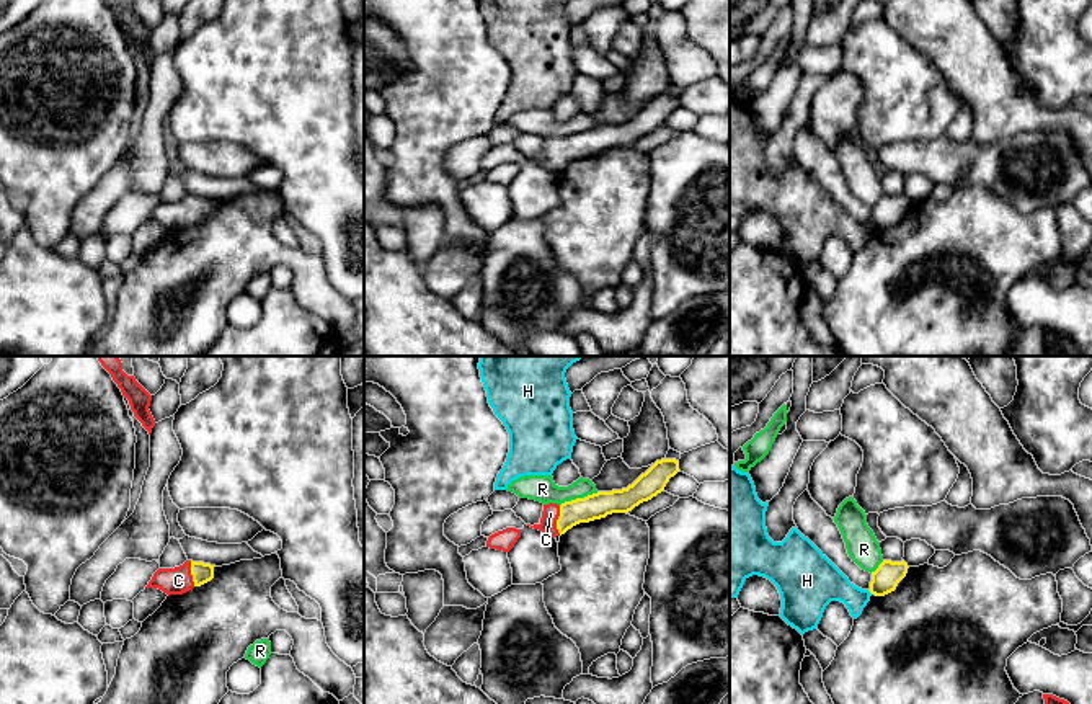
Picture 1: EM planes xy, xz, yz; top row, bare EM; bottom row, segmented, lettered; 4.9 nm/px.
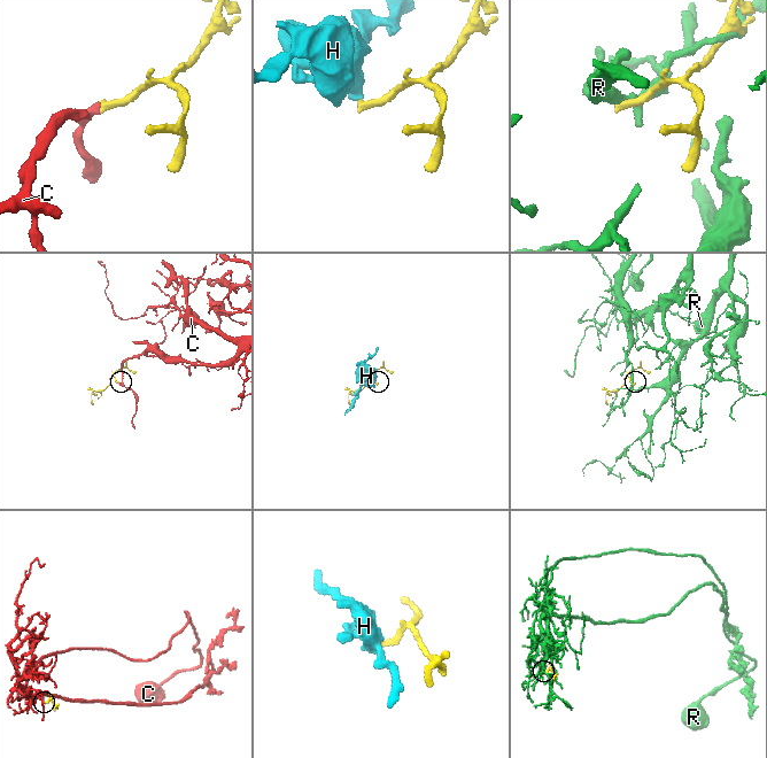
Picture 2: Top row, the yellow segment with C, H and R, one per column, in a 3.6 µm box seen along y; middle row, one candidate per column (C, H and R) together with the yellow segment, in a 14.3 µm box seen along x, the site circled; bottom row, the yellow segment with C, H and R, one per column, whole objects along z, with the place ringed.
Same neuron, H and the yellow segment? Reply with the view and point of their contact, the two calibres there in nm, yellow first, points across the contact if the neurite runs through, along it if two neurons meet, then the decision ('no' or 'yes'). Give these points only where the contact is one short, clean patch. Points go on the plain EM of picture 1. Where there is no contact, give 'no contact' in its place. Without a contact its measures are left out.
yz (870, 226) | 140/220 nm | along yz (867, 224), (872, 227) | no

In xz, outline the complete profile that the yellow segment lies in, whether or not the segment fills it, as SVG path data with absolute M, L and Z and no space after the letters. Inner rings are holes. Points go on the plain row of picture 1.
M656 95L627 123L597 126L584 132L565 136L562 139L544 139L540 157L530 162L539 163L547 170L557 172L579 157L601 154L612 147L628 147L640 137L648 136L661 127L669 113L677 106L679 95Z

